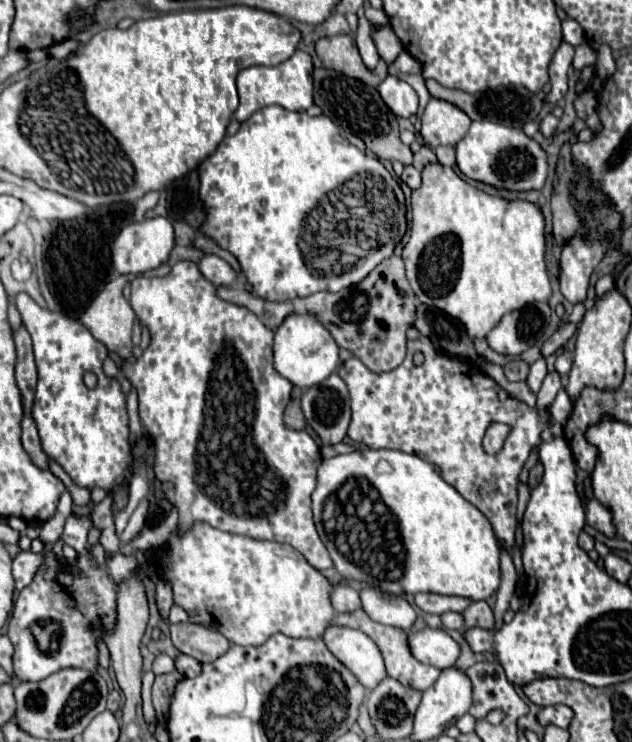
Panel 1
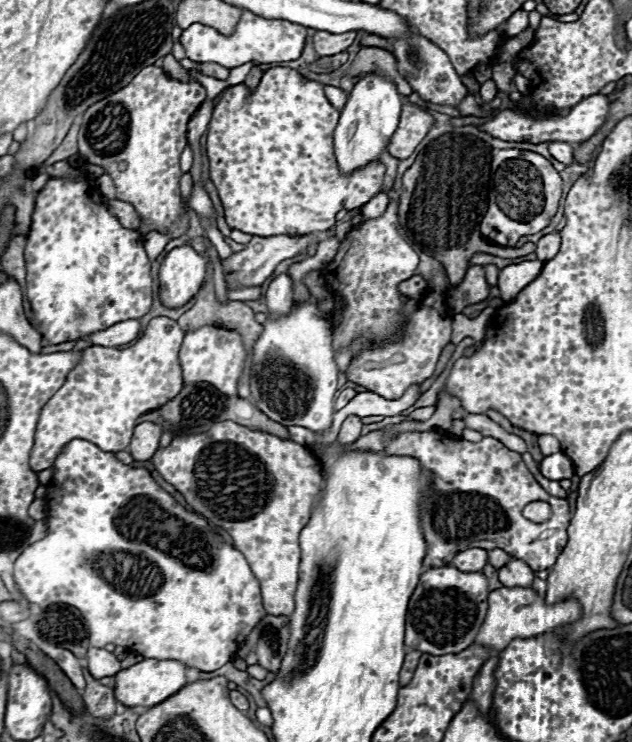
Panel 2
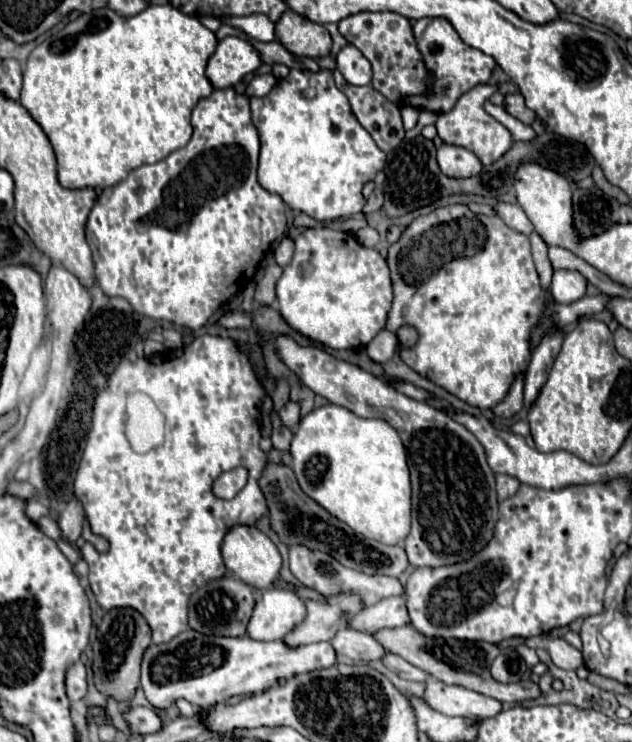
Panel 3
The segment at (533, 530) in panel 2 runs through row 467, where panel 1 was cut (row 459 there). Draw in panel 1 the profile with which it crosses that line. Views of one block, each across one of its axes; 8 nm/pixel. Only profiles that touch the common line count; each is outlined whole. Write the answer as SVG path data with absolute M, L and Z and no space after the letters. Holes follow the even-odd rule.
M428 338L408 342L408 354L406 360L392 372L374 374L370 372L358 358L350 358L342 364L338 370L342 380L348 384L350 400L352 400L352 422L348 428L348 436L374 450L390 448L390 450L402 450L408 454L416 454L418 458L430 462L436 472L454 486L468 502L472 502L494 526L496 538L510 548L514 544L514 532L516 532L516 486L518 486L518 474L534 448L534 444L540 442L540 432L544 430L544 424L538 418L538 412L534 408L528 408L524 402L510 396L506 390L502 390L488 374L480 372L480 368L472 362L462 362L458 358L450 358L446 354L440 354ZM416 352L424 354L424 364L414 366L412 356ZM494 422L506 424L512 428L508 432L504 446L496 454L486 454L482 450L482 436L486 428Z

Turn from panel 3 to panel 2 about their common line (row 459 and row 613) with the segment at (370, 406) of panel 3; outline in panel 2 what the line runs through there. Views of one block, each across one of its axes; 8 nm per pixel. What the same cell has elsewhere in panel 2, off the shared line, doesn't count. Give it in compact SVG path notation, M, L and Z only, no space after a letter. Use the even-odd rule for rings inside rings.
M430 568L420 576L420 582L410 598L406 614L406 646L426 654L442 656L466 650L488 610L488 580L482 572L460 572L458 568Z

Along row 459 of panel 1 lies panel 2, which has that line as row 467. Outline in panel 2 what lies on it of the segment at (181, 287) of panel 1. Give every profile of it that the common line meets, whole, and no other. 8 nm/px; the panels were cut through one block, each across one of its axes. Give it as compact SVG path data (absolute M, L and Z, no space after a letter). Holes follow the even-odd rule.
M224 420L216 422L208 432L176 436L170 446L158 448L152 462L160 476L186 498L196 514L232 536L236 550L246 556L254 576L260 580L266 612L272 616L290 616L294 612L294 592L300 578L298 536L308 524L312 508L320 500L324 488L322 466L318 464L316 456L298 442L280 440L278 436L256 432L232 420Z

